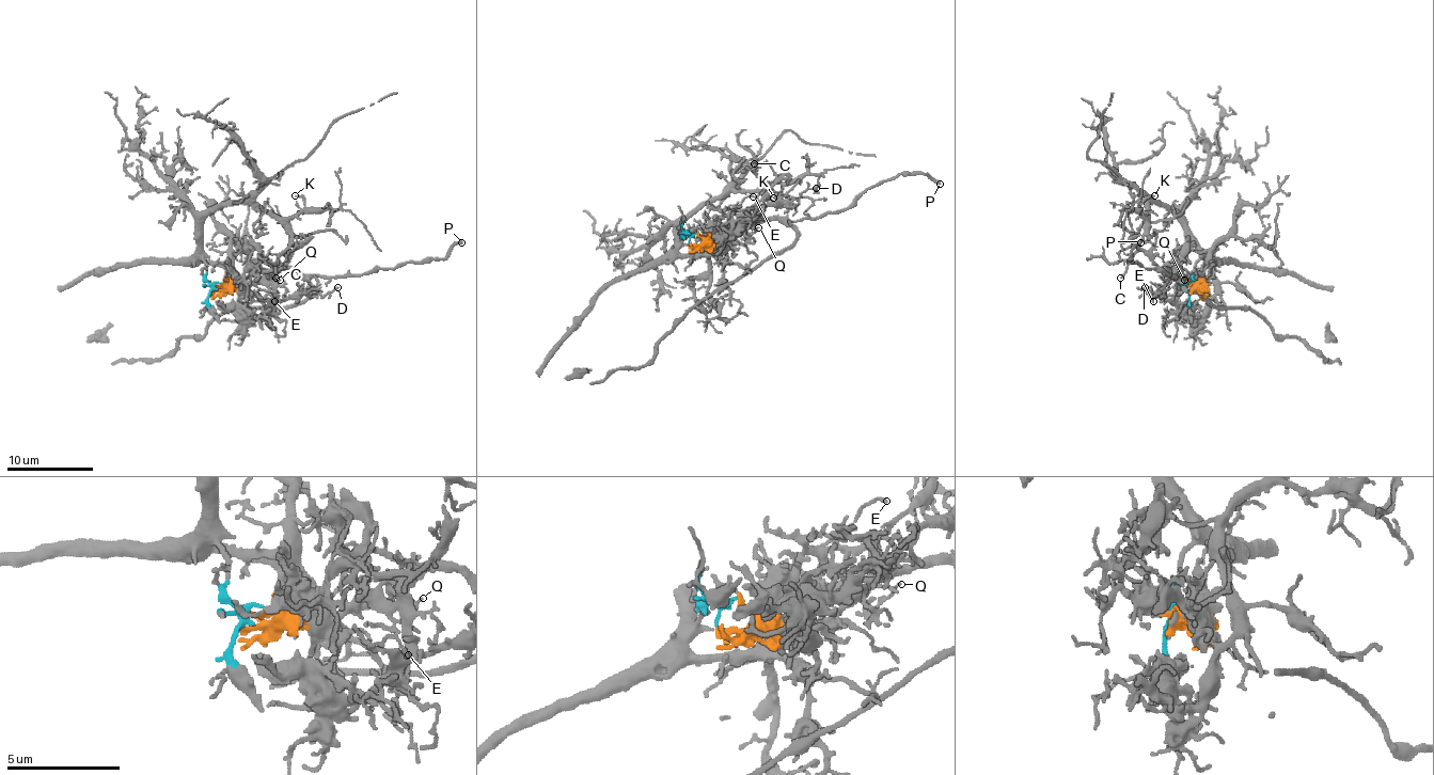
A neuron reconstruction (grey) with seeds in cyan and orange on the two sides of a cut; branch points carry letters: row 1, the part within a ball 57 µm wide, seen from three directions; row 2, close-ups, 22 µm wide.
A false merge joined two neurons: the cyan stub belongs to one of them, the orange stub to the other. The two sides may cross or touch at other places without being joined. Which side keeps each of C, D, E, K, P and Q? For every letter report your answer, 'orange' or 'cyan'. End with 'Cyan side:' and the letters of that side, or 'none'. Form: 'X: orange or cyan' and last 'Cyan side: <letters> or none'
C: cyan
D: orange
E: orange
K: cyan
P: orange
Q: orange
Cyan side: C, K

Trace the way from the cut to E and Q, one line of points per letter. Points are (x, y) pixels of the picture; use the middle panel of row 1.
E: (689, 243), (725, 243), (738, 235), (752, 218), (738, 205), (747, 196), (754, 196)
Q: (689, 243), (743, 243), (758, 226)

